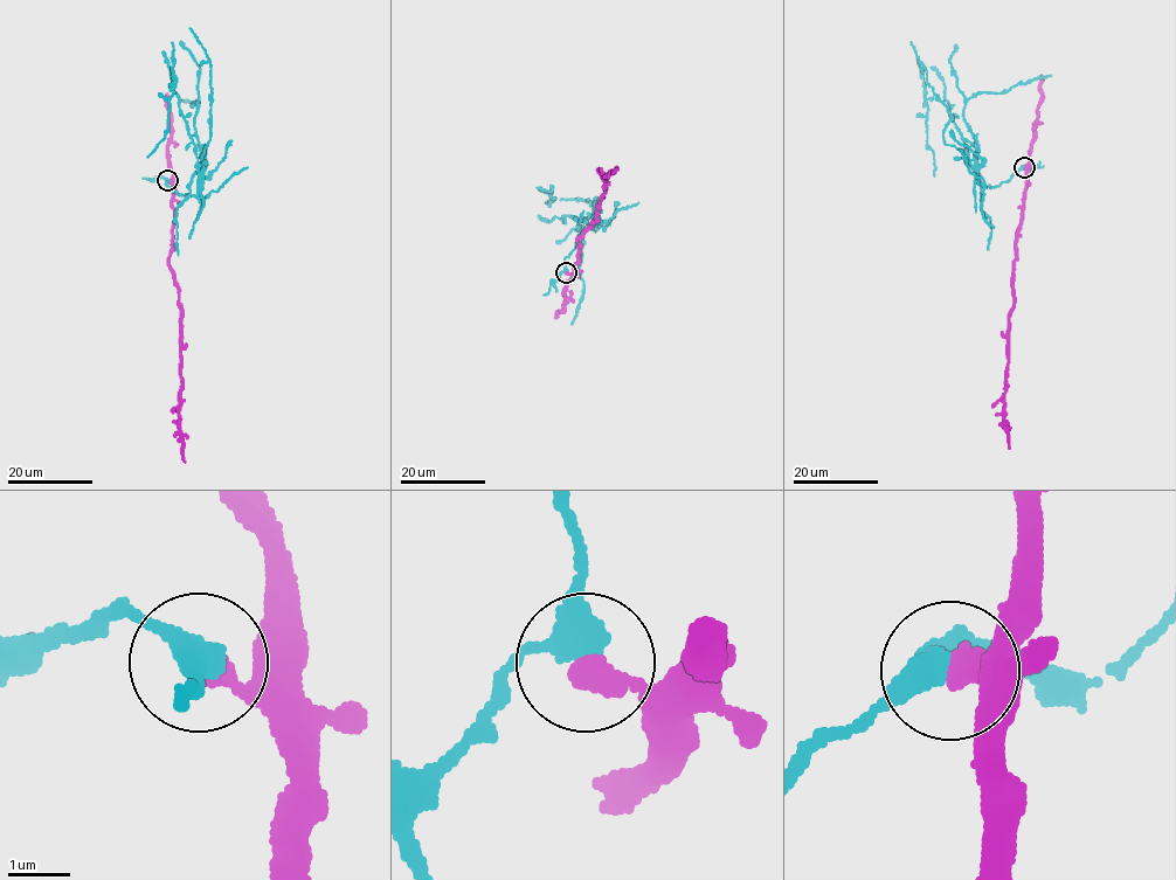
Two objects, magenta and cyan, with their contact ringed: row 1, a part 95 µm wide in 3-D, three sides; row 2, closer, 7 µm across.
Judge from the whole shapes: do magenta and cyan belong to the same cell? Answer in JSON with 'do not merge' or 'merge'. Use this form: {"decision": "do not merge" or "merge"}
{"decision": "do not merge"}

